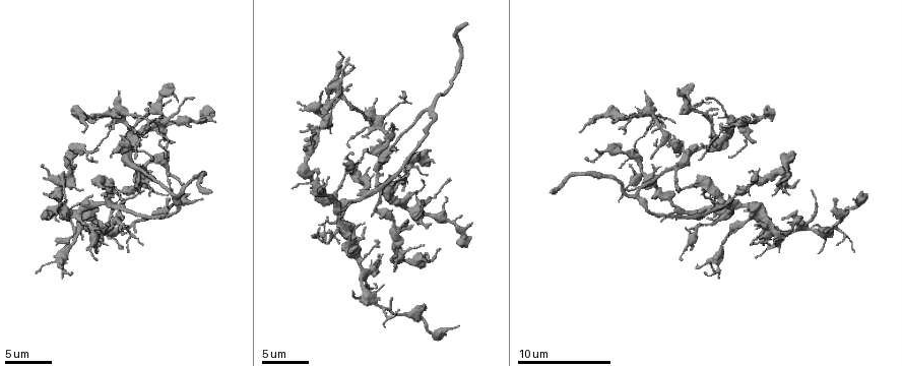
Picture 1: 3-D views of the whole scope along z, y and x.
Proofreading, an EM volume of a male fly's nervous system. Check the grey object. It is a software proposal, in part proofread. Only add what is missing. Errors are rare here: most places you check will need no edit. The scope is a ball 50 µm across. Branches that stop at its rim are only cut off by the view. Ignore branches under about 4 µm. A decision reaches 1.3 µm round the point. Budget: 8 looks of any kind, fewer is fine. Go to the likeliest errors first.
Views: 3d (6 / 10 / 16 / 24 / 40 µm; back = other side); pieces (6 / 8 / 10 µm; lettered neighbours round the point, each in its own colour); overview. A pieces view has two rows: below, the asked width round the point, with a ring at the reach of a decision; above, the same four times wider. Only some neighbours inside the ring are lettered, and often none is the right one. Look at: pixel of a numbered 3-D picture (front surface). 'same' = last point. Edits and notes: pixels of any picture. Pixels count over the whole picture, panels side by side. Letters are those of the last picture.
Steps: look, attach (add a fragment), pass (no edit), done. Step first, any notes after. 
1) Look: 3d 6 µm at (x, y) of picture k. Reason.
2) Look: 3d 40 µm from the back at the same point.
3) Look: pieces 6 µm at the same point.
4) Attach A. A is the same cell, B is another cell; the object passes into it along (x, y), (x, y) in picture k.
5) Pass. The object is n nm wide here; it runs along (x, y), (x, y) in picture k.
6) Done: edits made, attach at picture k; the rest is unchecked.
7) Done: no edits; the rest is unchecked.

Look: pieces 6 µm at (400, 99) of picture 1.

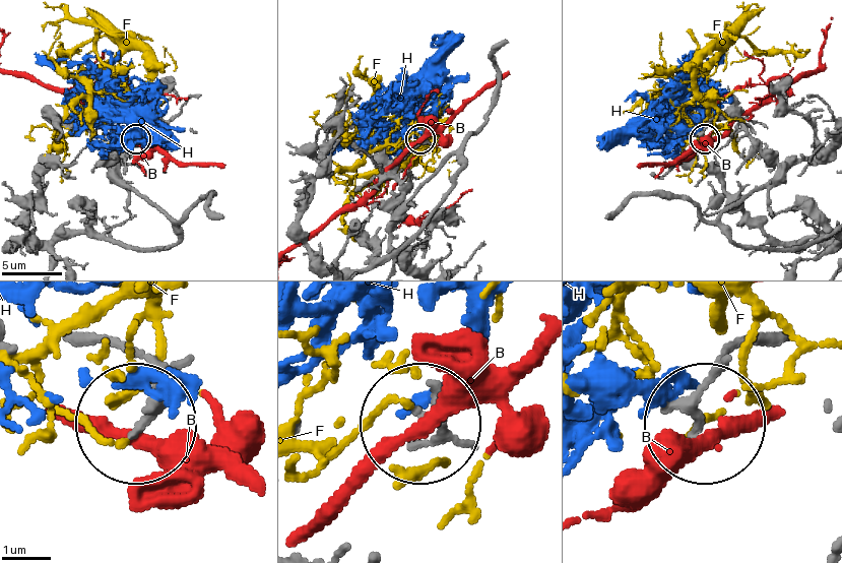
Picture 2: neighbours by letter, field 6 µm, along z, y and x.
Pass. B, F and H are other cells; no lettered fragment goes on from it.

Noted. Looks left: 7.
Look: 3d 6 µm at (317, 170) of picture 1.

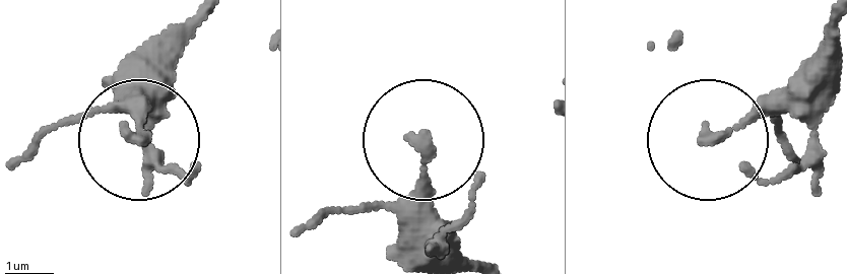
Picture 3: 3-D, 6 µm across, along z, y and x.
Look: pieces 8 µm at (140, 138) of picture 3. See the neighbours.

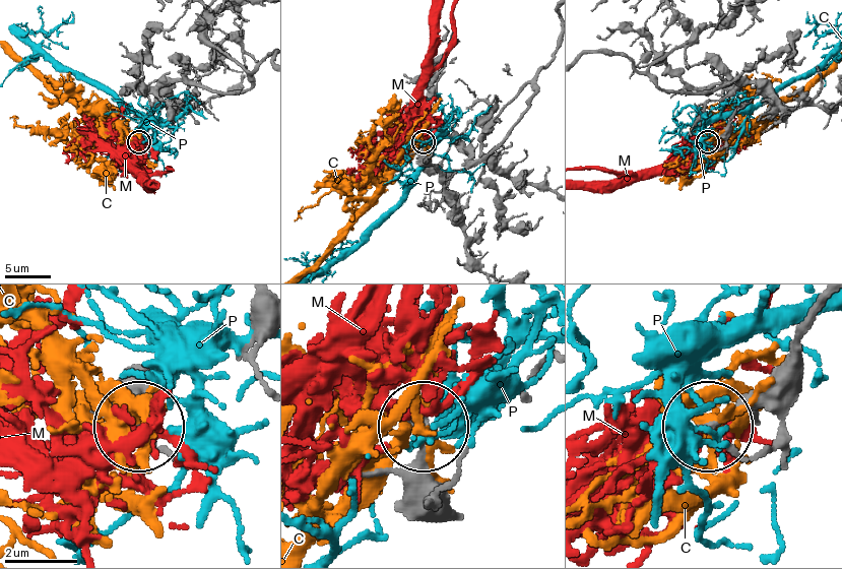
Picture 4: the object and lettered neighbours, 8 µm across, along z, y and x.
Pass. C, M and P are other cells; it runs along (823, 307), (798, 343), (710, 422) in picture 4; none of them fits.

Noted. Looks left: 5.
Look: 3d 6 µm at (678, 189) of picture 1. An open end.

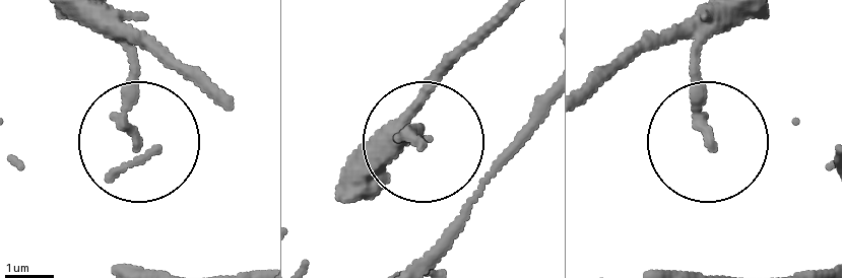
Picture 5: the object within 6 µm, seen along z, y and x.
Look: pieces 8 µm at (425, 145) of picture 5.

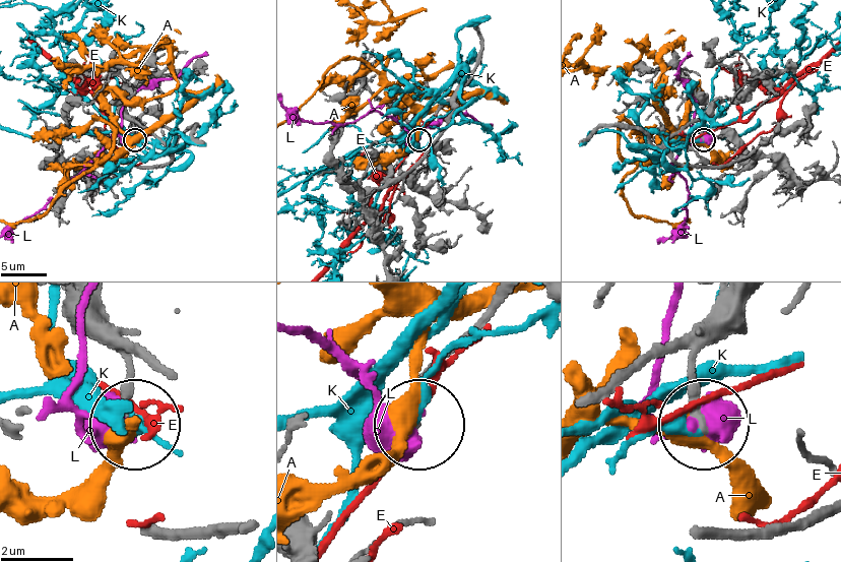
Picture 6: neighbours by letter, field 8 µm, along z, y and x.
Pass. A, E, K and L are other cells; it runs along (711, 166), (680, 165), (665, 145), (696, 121), (702, 139) in picture 6; no lettered fragment goes on from it.

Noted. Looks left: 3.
Look: pieces 10 µm at (759, 169) of picture 1. Branch stops here.

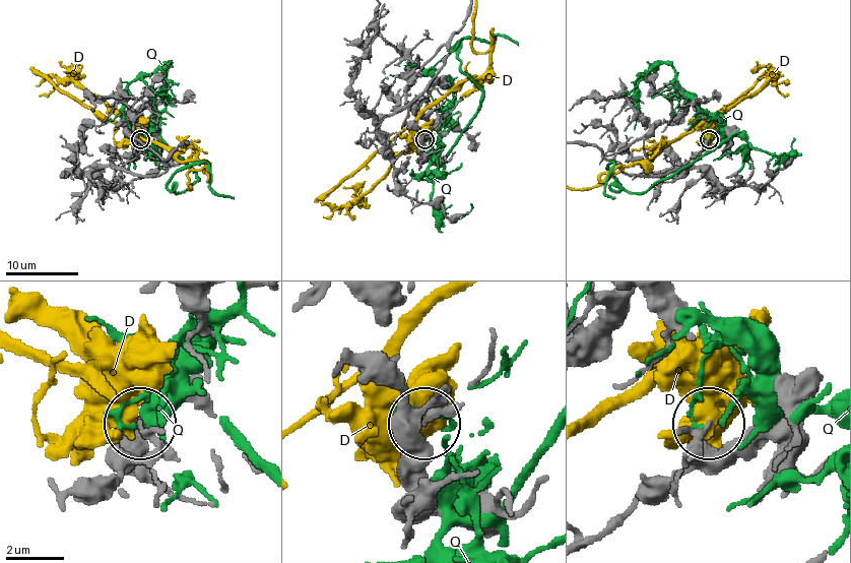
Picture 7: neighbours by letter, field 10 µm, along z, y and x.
Pass. D and Q are other cells; no lettered fragment goes on from it.

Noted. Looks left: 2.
Done: no edits; the rest is unchecked.

